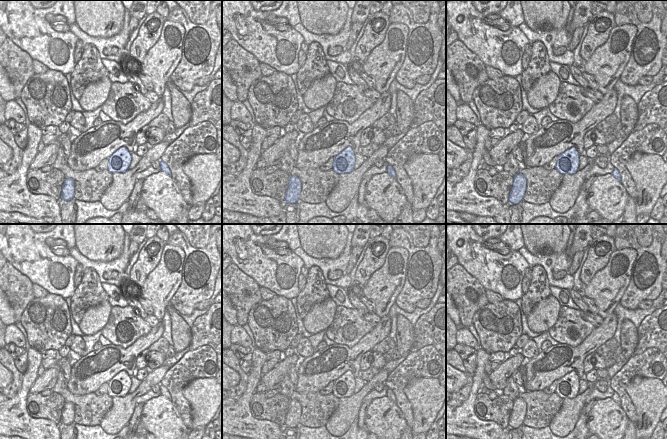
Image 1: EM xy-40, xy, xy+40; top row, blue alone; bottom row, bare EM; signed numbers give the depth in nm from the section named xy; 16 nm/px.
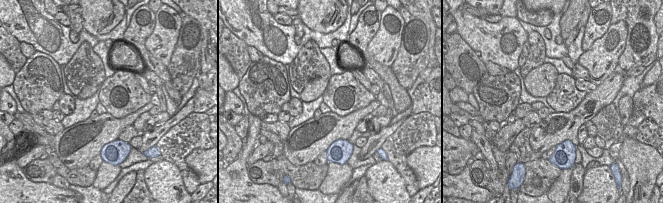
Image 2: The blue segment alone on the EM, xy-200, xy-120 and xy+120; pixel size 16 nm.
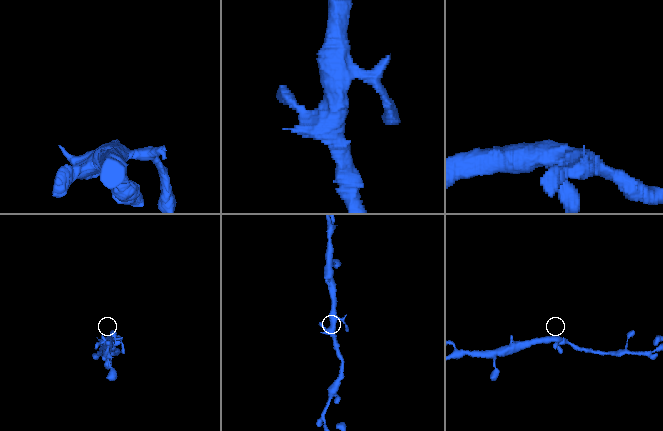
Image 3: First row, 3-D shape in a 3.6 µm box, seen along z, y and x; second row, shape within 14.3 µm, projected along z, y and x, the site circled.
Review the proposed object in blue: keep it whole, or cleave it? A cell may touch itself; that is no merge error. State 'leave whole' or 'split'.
leave whole

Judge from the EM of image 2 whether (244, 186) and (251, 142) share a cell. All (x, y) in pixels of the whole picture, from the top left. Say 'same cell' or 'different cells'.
same cell

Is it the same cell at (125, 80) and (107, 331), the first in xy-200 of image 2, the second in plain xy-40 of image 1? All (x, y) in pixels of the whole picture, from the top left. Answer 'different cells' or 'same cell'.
same cell

